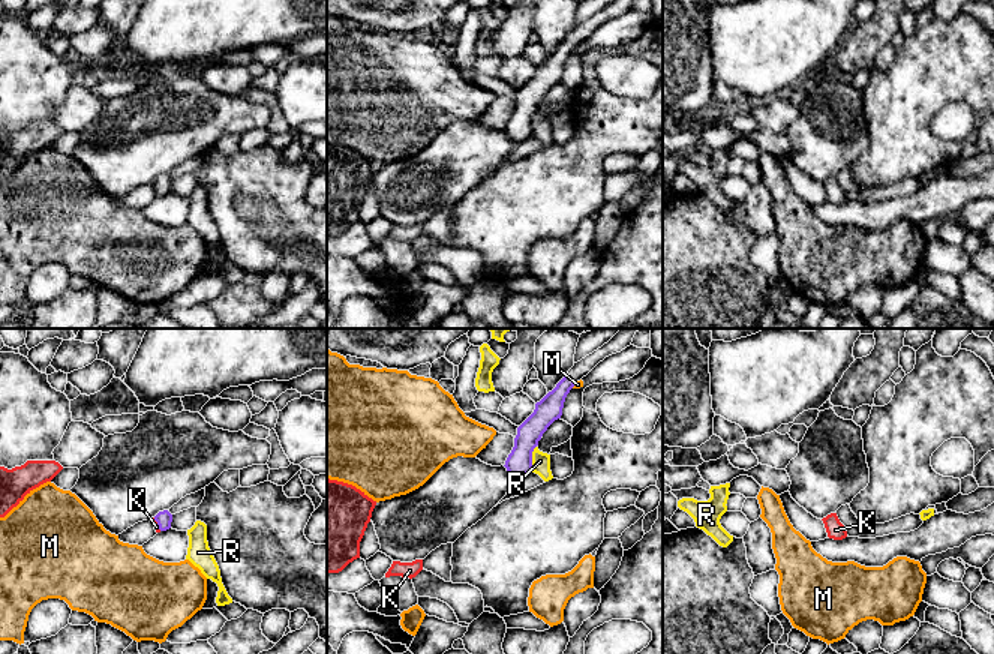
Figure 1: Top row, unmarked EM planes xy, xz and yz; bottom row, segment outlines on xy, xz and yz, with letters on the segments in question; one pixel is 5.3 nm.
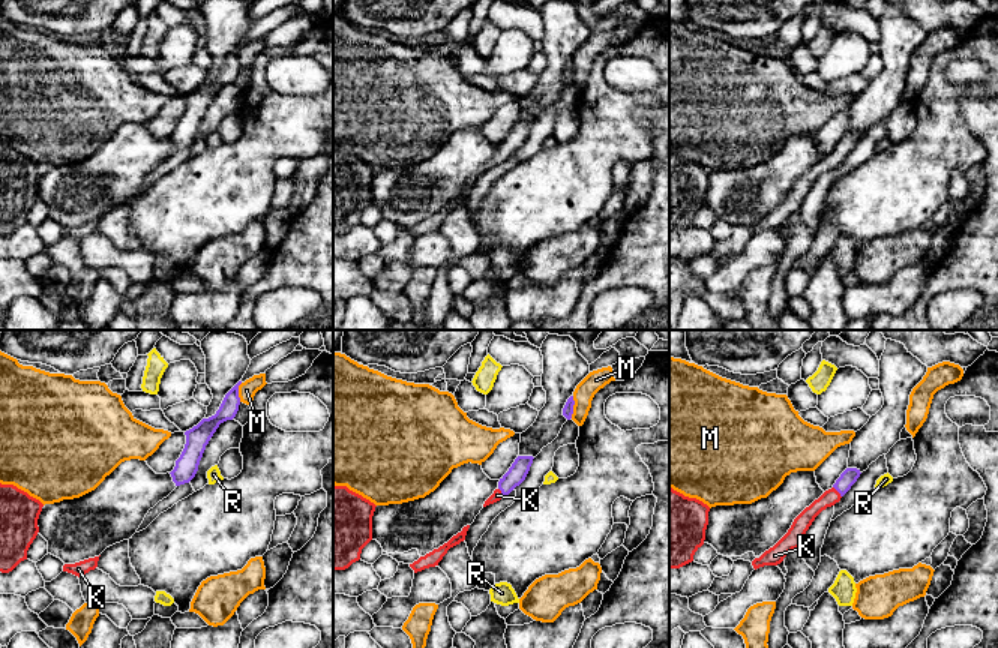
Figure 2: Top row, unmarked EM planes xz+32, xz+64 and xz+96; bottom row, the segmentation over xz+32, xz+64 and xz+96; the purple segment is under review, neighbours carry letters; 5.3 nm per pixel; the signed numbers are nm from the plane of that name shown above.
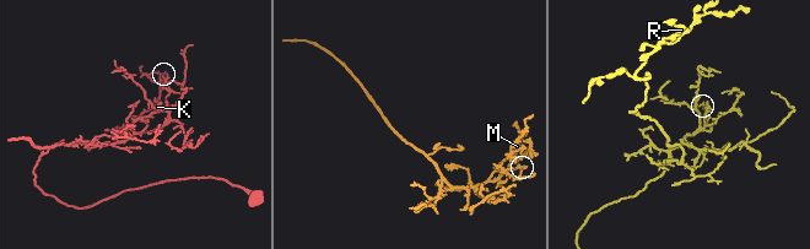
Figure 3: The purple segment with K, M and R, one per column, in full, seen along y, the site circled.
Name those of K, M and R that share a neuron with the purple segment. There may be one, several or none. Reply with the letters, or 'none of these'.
K

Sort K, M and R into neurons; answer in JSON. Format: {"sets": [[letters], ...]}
{"sets": [["K"], ["M"], ["R"]]}

